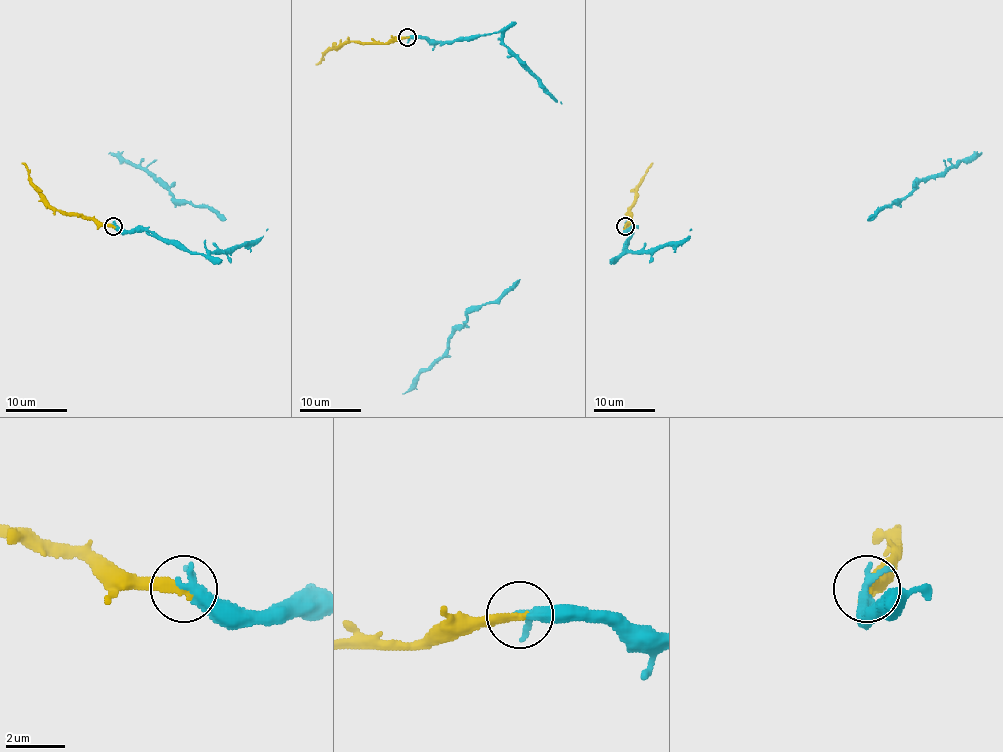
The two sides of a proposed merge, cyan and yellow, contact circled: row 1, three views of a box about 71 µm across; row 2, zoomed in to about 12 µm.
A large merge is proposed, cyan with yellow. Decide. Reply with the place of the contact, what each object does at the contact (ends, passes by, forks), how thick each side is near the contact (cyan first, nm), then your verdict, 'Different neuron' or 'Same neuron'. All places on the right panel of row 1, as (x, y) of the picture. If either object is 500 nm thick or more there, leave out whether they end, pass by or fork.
Place: (625, 226). At the ring cyan passes by. At the ring yellow ends. Thickness 300 nm (cyan) against 340 nm. Same neuron

